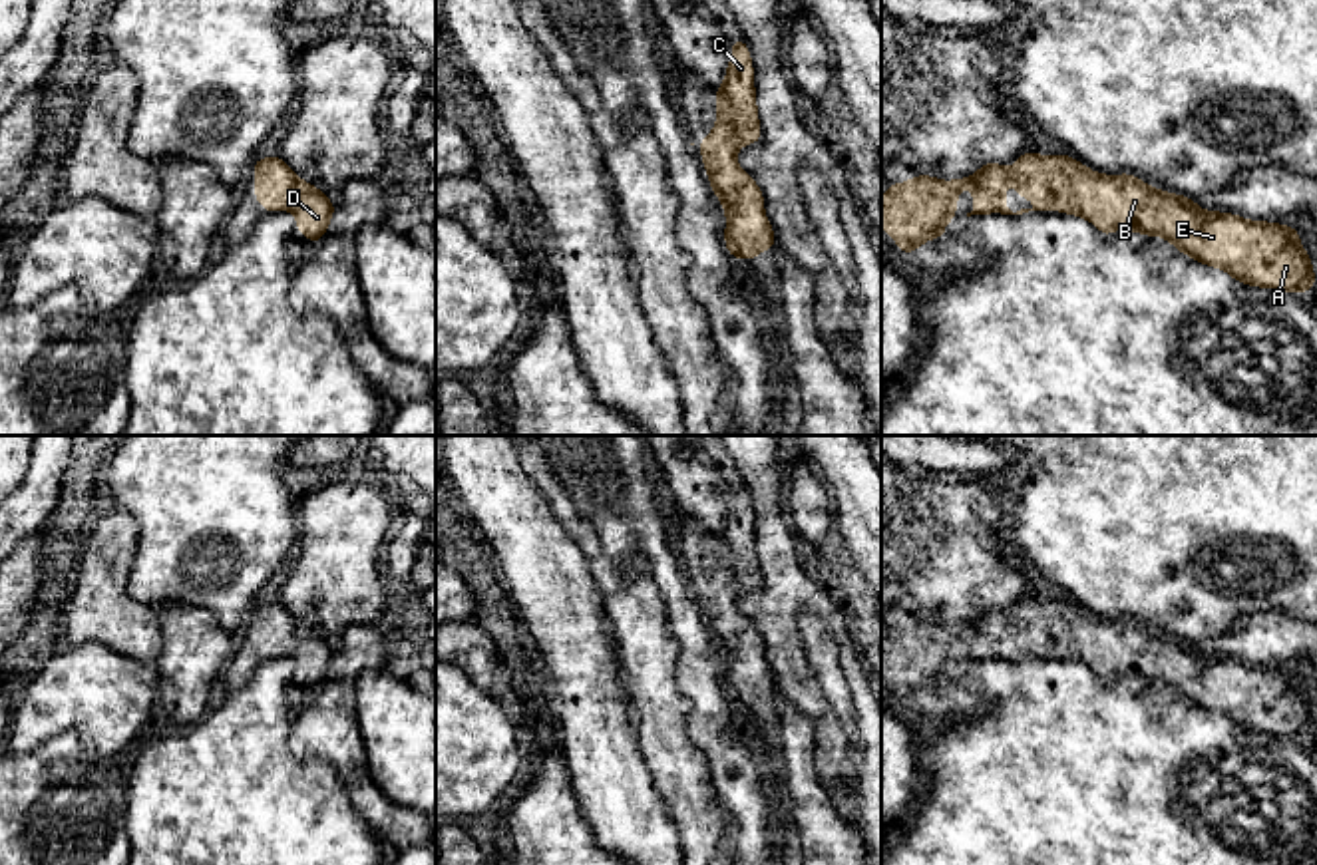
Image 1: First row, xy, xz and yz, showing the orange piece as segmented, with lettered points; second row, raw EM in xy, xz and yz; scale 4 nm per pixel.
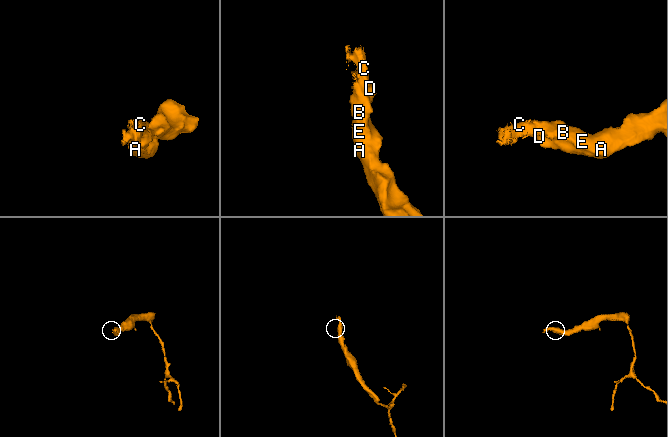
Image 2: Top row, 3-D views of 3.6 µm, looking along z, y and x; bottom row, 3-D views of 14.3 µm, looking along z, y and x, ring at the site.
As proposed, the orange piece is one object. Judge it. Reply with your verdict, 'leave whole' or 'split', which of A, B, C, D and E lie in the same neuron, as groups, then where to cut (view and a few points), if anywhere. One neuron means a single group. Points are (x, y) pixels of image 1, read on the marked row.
leave whole | A B C D E | no cut

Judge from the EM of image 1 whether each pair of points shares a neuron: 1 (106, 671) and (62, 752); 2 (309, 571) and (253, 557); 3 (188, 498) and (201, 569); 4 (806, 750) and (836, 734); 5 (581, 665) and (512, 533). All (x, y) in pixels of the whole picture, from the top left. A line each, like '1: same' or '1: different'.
1: different
2: different
3: same
4: different
5: same

